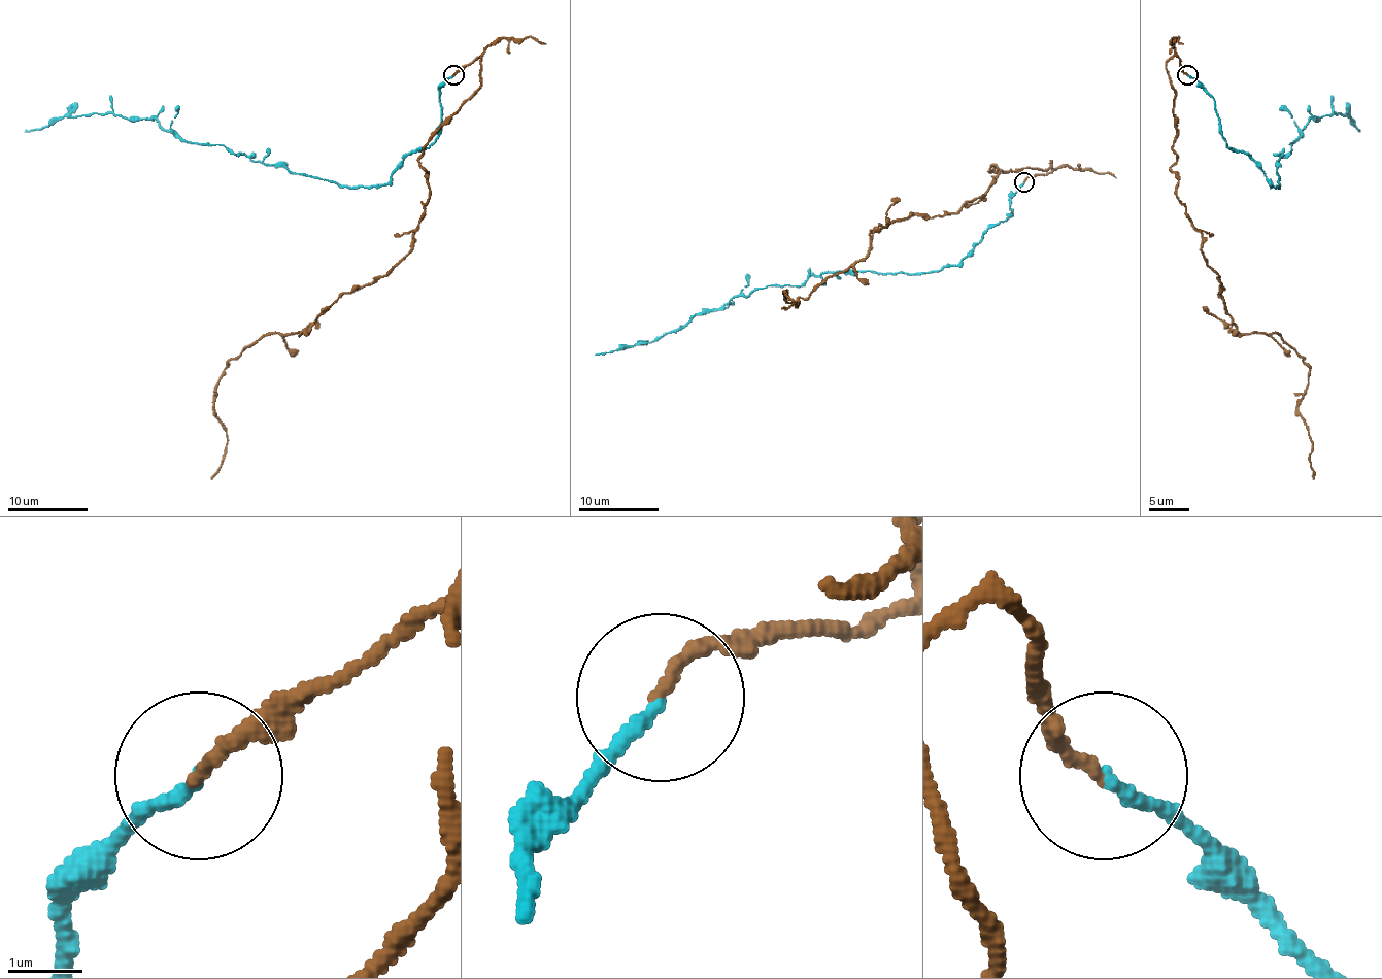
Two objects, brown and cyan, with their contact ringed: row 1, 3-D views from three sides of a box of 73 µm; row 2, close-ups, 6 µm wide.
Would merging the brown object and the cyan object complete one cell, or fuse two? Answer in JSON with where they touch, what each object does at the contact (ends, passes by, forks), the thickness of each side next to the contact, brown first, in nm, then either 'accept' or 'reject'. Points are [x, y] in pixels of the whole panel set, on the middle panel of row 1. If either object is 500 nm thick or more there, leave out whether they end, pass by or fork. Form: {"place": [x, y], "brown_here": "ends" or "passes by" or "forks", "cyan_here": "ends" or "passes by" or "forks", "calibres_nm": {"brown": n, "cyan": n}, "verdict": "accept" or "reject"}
{"place": [1024, 181], "brown_here": "ends", "cyan_here": "ends", "calibres_nm": {"brown": 180, "cyan": 160}, "verdict": "accept"}

